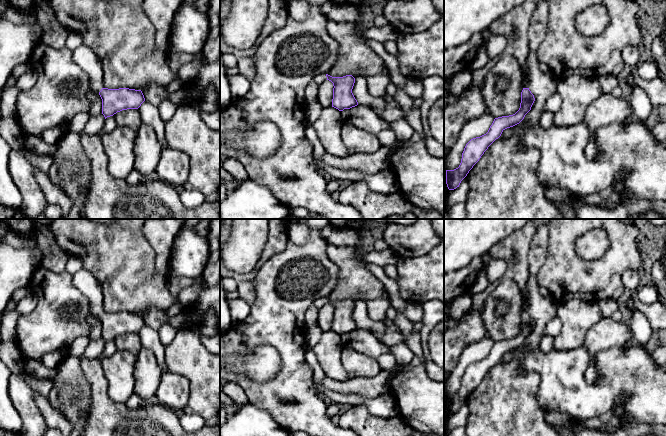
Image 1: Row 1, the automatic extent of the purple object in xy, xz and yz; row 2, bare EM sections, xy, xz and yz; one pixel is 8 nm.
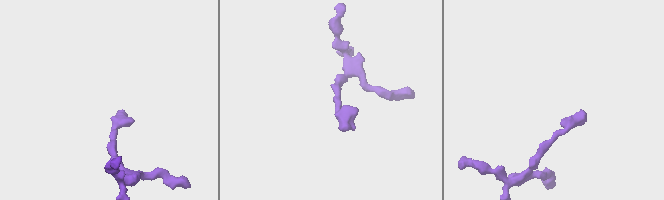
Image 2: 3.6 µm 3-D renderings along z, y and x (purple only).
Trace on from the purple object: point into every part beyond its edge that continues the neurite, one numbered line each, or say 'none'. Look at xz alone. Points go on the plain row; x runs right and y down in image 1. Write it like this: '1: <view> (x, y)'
1: xz (319, 303)

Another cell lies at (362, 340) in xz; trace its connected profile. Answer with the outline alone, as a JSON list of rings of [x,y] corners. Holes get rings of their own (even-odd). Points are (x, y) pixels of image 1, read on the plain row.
[[[357,329],[341,335],[342,344],[345,347],[355,349],[370,357],[379,356],[392,352],[392,349],[384,345],[370,330]]]

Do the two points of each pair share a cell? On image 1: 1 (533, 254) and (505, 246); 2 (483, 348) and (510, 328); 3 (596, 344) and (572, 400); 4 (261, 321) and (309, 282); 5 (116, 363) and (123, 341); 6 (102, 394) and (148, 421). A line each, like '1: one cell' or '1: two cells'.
1: two cells
2: two cells
3: two cells
4: one cell
5: two cells
6: one cell

